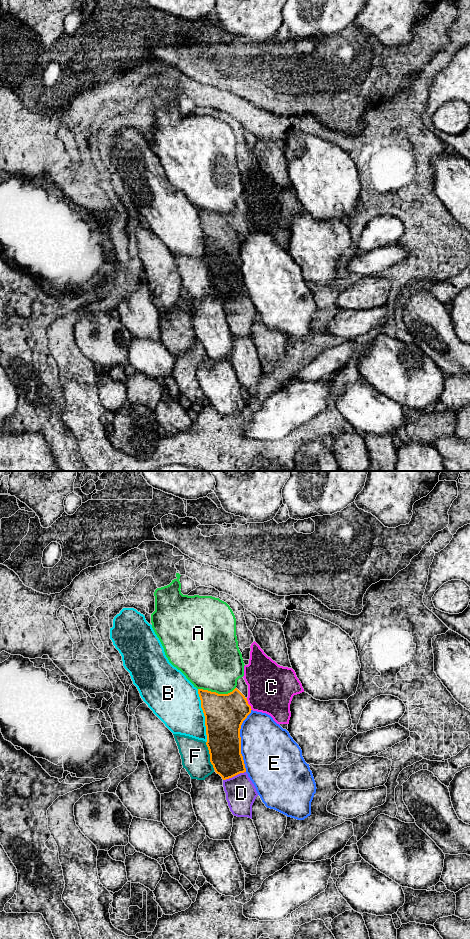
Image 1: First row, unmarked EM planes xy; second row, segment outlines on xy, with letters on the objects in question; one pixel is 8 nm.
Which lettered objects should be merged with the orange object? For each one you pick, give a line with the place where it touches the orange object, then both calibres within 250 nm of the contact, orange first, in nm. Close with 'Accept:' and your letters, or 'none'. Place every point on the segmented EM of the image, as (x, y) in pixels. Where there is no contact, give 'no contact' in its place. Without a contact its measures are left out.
Accept: none

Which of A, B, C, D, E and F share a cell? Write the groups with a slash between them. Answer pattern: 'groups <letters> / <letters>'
groups A / B / C / D / E / F

